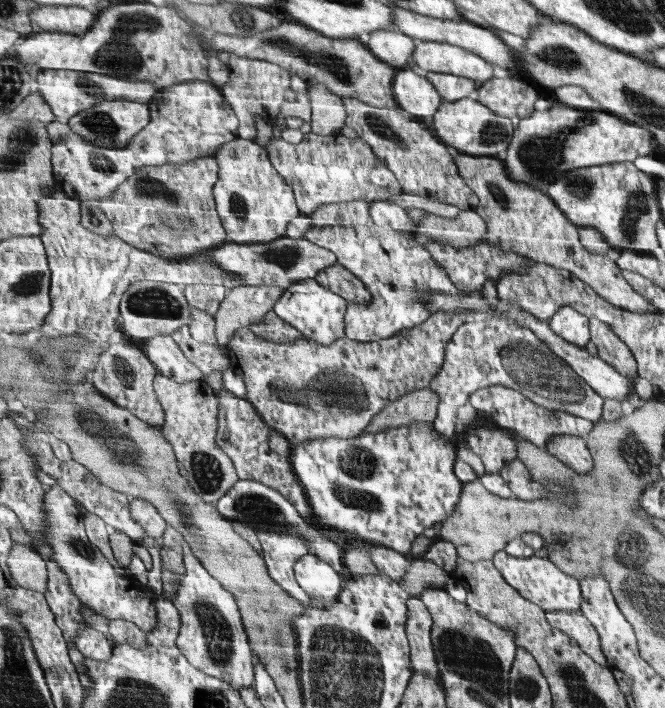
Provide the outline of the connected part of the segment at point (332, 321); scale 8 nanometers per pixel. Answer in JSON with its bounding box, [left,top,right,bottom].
[274,279,348,346]

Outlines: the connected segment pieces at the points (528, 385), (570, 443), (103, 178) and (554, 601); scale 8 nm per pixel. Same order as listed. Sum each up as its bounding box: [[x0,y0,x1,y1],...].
[[429,313,605,438],[549,434,595,474],[51,80,239,224],[493,550,583,613]]

